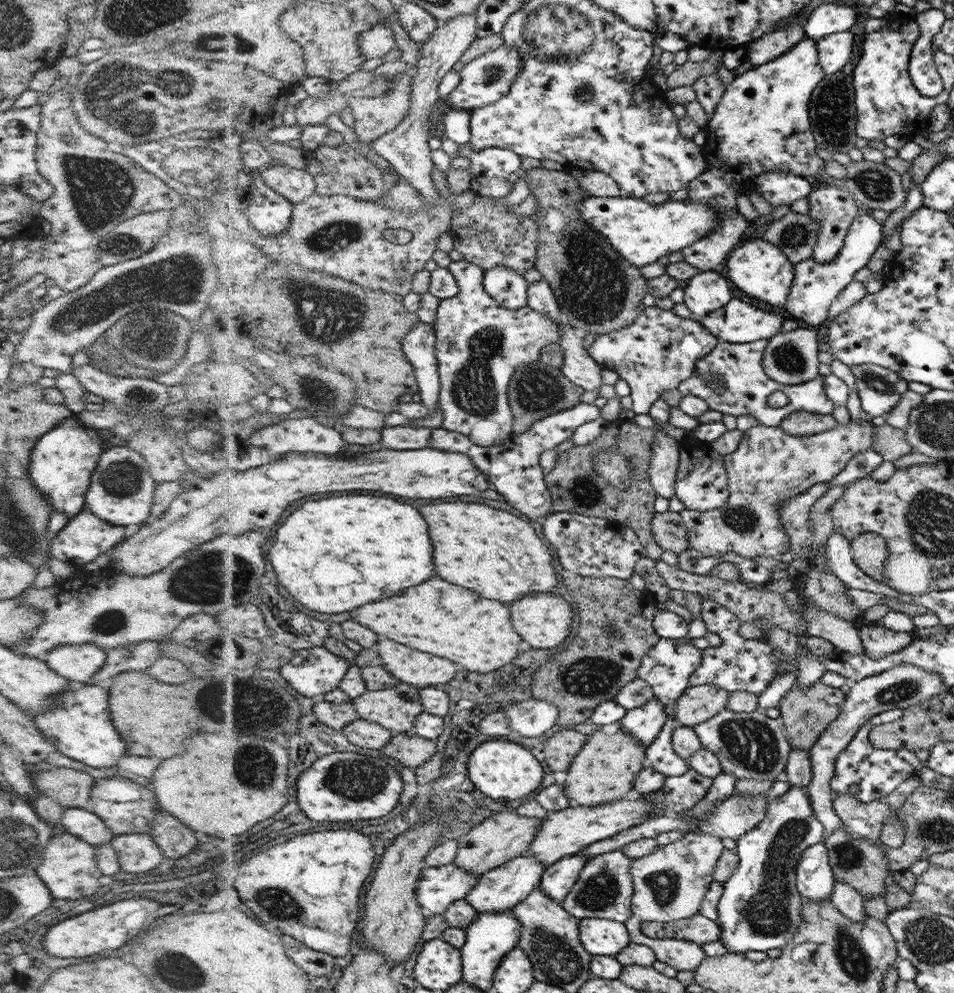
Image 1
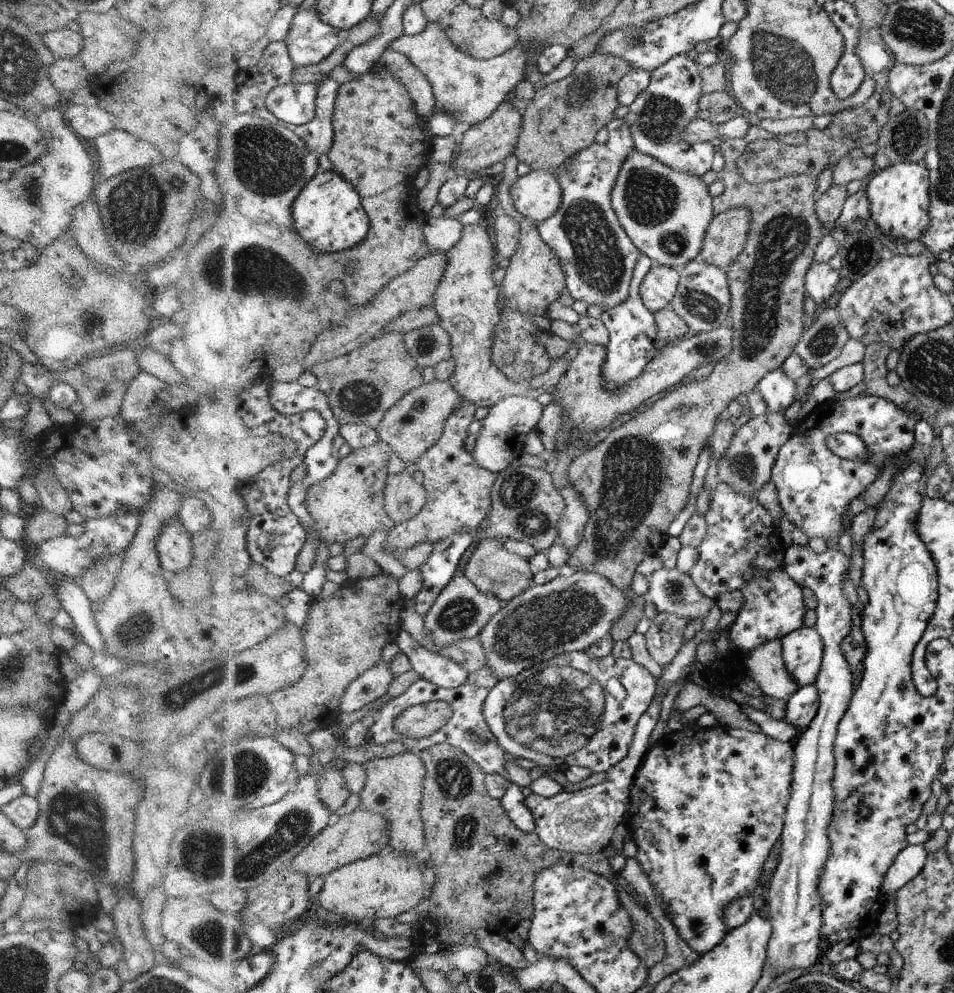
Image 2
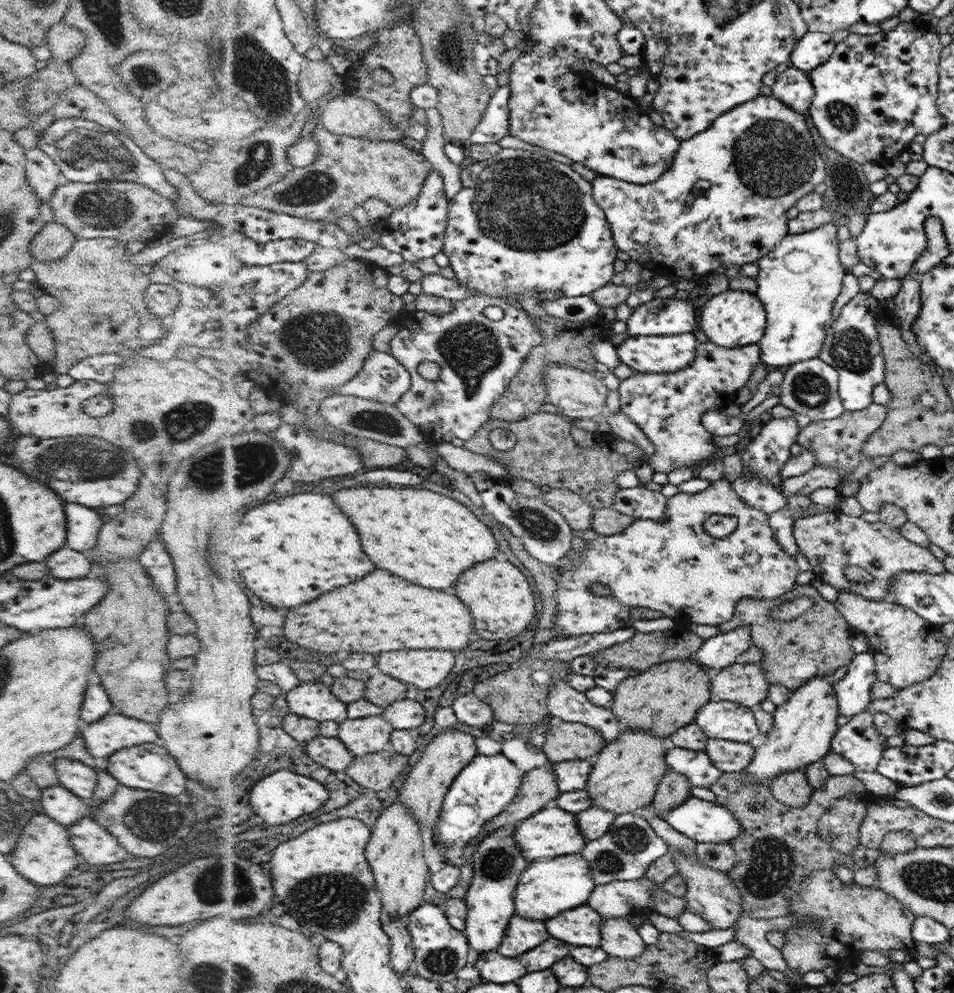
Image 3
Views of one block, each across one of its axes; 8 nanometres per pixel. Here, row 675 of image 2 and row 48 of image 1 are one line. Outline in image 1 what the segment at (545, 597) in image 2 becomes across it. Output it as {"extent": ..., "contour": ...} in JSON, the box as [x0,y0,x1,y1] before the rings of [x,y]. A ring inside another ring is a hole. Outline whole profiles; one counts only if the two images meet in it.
{"extent":[447,43,522,112],"contour":[[[503,43],[495,50],[474,58],[463,67],[461,82],[453,93],[448,96],[447,100],[453,108],[470,112],[494,105],[509,94],[508,90],[511,90],[511,83],[516,81],[520,70],[522,70],[520,51],[516,47]]]}

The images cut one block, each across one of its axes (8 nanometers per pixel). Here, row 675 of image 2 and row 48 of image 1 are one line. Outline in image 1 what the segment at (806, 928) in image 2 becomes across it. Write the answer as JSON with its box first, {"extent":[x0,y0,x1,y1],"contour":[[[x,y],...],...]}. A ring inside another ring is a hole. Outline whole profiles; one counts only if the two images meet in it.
{"extent":[818,31,856,73],"contour":[[[852,31],[834,33],[818,40],[819,62],[828,73],[838,72],[844,68],[852,54],[852,42],[856,36]]]}

